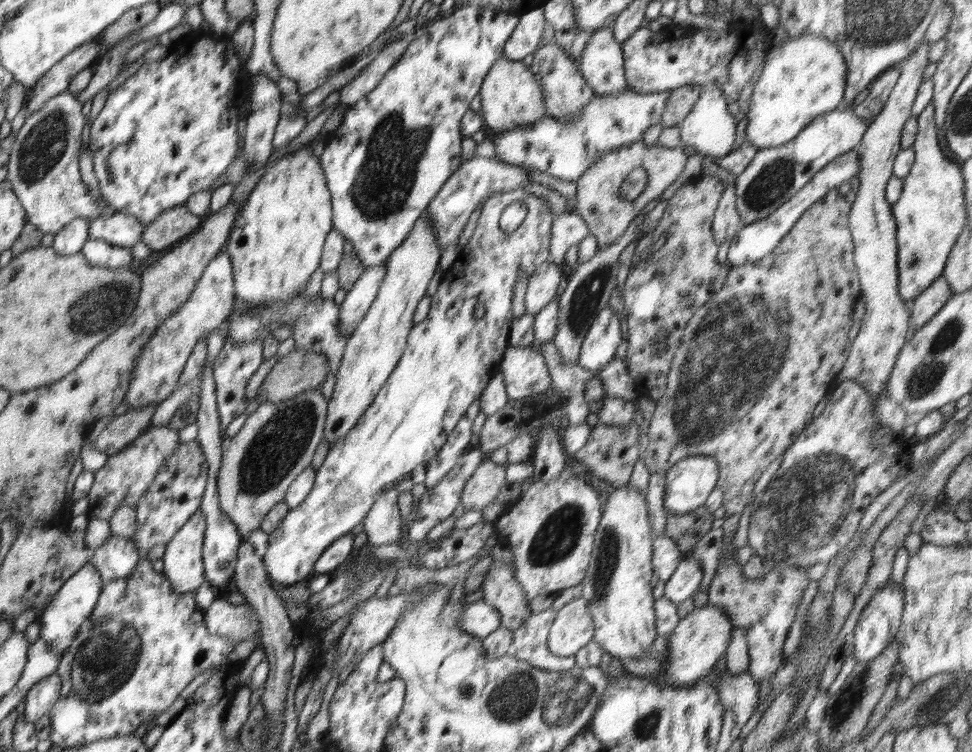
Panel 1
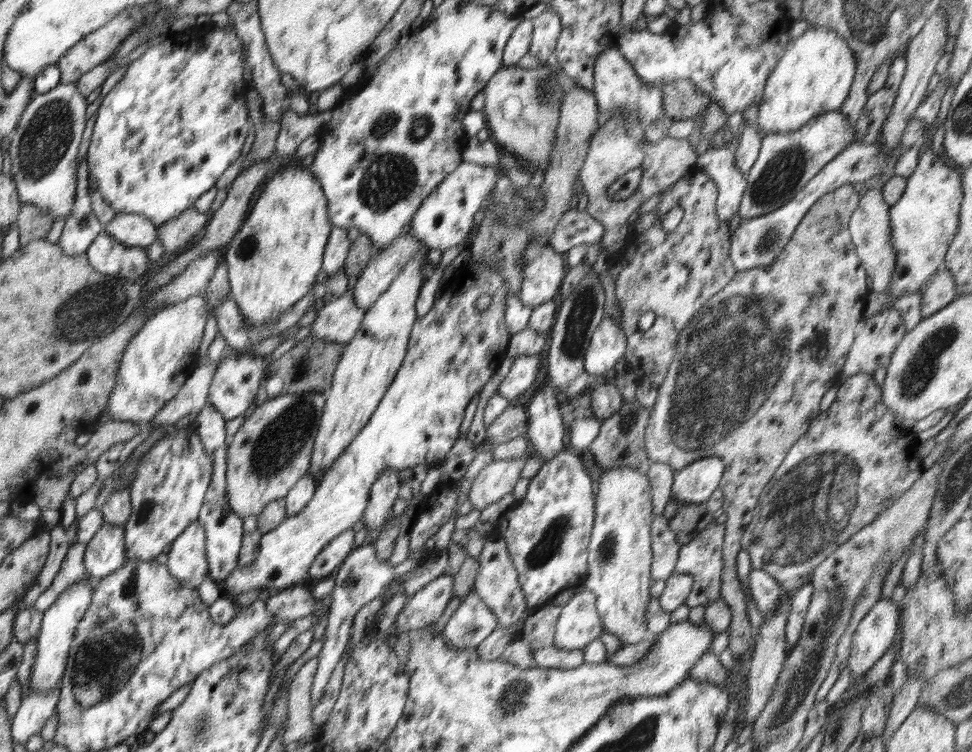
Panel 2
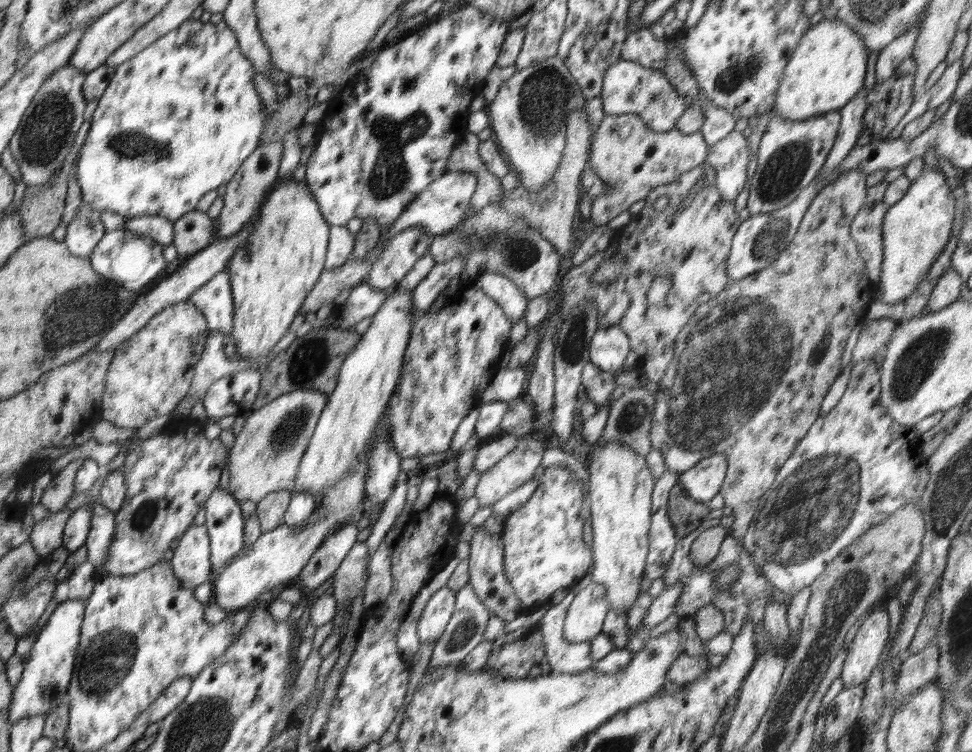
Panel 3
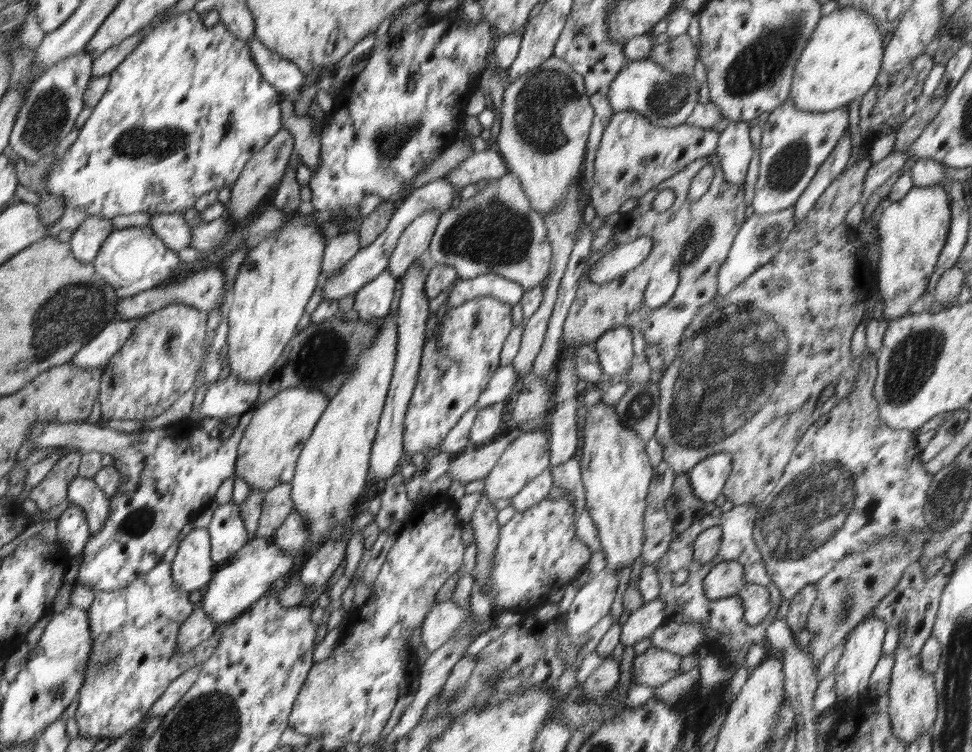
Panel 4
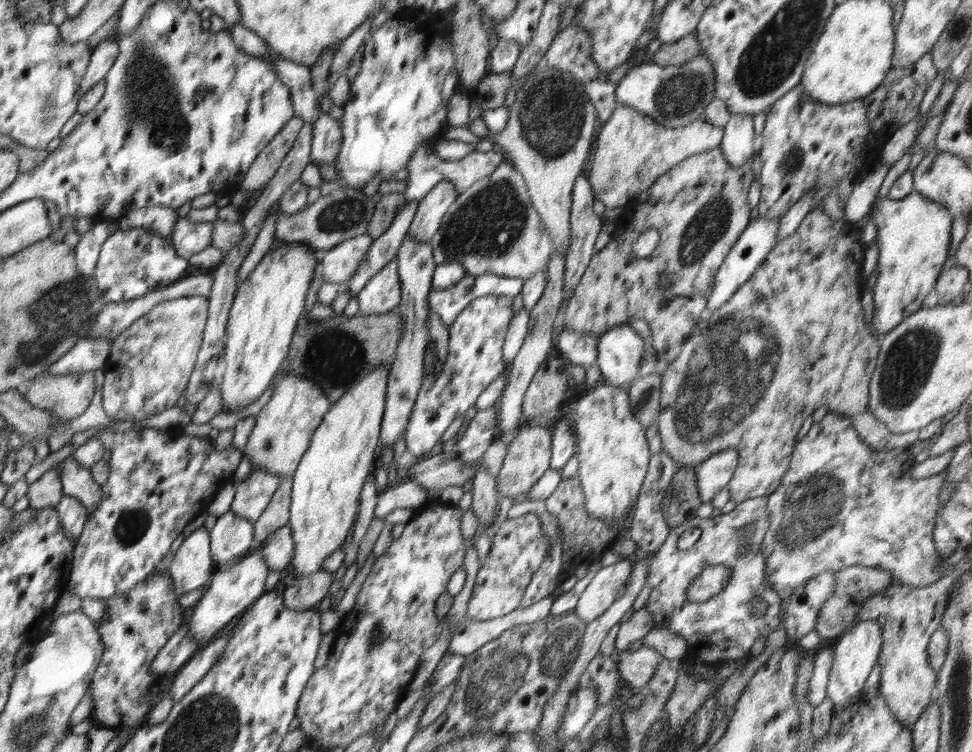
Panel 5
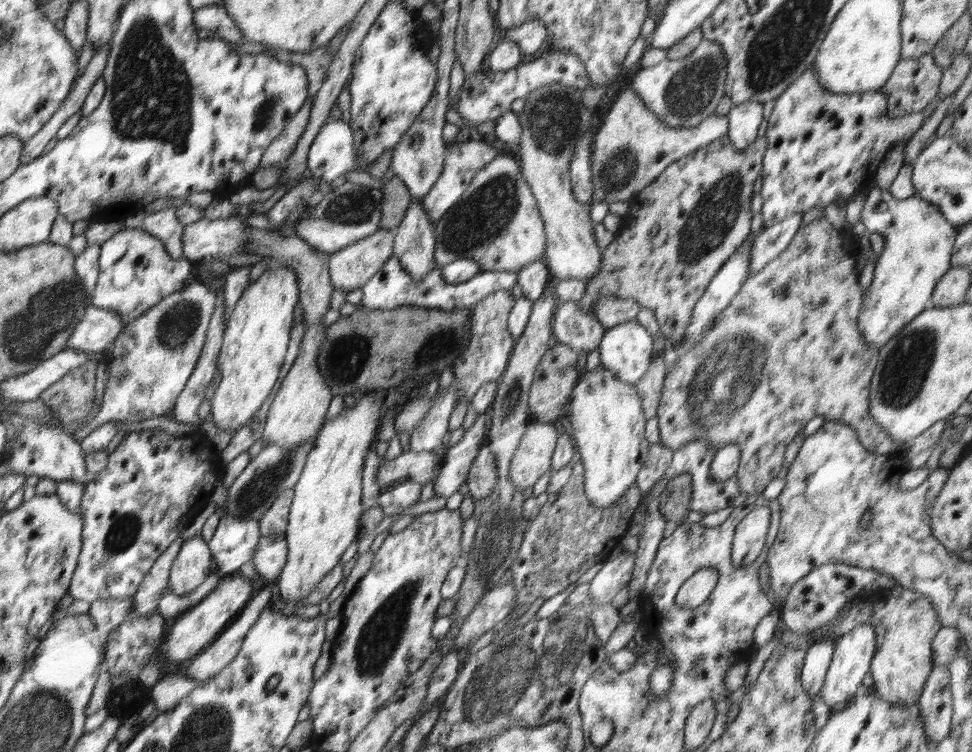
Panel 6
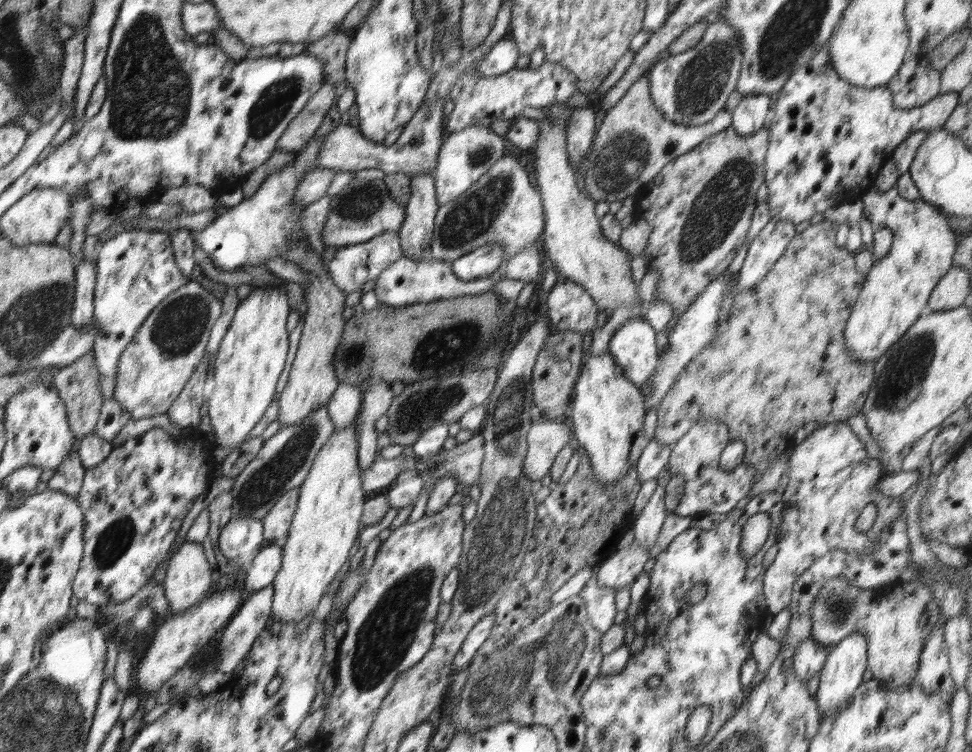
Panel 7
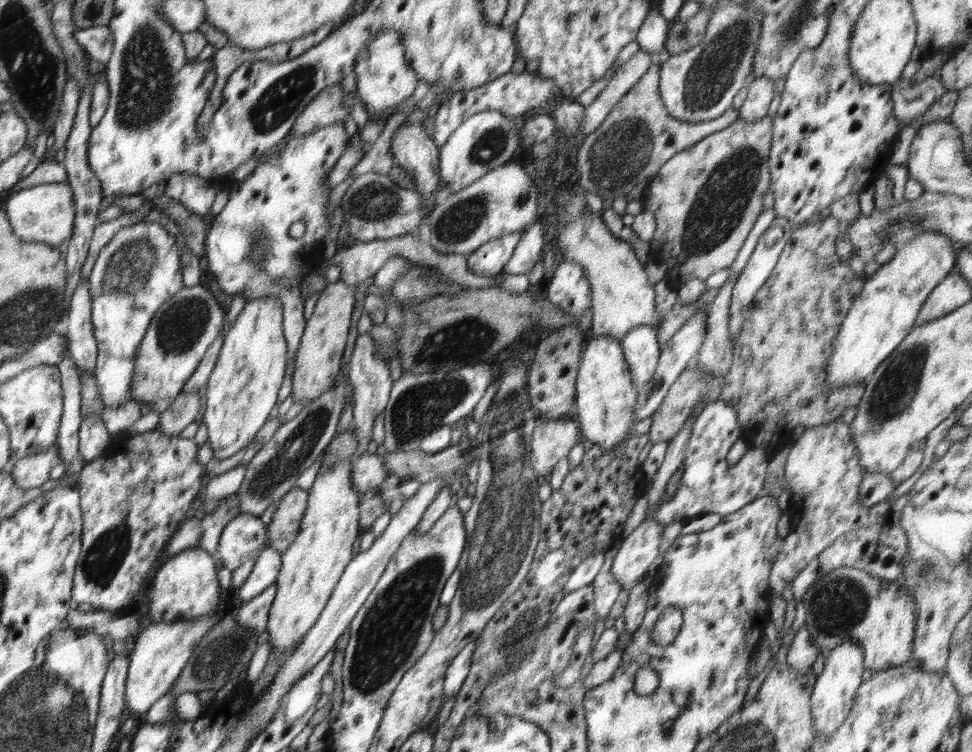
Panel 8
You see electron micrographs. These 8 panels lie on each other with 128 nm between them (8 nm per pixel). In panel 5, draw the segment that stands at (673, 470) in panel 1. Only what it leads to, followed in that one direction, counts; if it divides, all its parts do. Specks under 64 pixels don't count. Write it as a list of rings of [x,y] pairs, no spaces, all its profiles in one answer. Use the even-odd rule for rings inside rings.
[[[736,448],[717,452],[700,464],[696,470],[697,491],[702,503],[710,503],[733,477],[739,461]]]

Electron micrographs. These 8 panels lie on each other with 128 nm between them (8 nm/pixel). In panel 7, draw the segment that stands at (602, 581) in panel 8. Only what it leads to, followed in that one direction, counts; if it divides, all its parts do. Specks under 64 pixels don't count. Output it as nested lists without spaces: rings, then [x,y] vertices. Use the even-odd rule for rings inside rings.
[[[594,575],[589,578],[588,583],[578,595],[586,603],[588,619],[592,622],[592,626],[603,635],[612,626],[615,626],[614,617],[617,613],[615,607],[616,591],[612,588],[600,588],[597,575]]]

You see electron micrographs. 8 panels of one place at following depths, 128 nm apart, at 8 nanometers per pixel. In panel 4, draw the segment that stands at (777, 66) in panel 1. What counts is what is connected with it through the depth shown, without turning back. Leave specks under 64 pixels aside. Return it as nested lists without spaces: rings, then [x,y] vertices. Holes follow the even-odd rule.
[[[847,6],[846,8],[835,8],[828,16],[822,17],[814,32],[811,34],[811,37],[808,39],[798,62],[796,63],[792,84],[790,87],[789,98],[796,103],[796,109],[798,110],[806,110],[807,112],[827,112],[834,109],[844,108],[848,106],[851,100],[854,100],[856,96],[864,96],[870,88],[873,87],[873,84],[876,82],[877,76],[881,71],[883,52],[882,49],[882,40],[885,37],[886,33],[884,33],[880,28],[877,27],[877,20],[874,20],[873,16],[870,16],[868,12],[862,10],[861,8],[854,8],[852,6]]]

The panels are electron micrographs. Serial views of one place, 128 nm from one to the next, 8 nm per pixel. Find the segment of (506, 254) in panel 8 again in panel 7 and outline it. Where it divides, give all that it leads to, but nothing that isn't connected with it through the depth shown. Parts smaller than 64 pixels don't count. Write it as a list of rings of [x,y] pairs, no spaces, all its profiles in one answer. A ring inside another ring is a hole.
[[[498,244],[484,245],[473,252],[451,262],[452,272],[464,281],[488,276],[504,260],[504,247]]]

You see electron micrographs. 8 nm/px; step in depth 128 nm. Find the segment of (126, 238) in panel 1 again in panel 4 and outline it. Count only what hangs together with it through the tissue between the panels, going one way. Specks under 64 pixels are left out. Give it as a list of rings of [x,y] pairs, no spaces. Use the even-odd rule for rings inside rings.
[[[155,213],[149,220],[153,233],[164,242],[166,247],[178,253],[190,247],[192,242],[191,226],[179,213]]]

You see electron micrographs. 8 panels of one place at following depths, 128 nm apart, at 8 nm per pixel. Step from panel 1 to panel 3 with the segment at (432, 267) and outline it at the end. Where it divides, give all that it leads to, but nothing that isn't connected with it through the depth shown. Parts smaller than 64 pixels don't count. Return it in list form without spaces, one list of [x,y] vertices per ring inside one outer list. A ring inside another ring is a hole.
[[[395,287],[377,313],[371,317],[371,324],[356,346],[346,355],[339,370],[338,384],[328,395],[326,406],[322,409],[314,434],[301,458],[292,492],[309,492],[316,501],[322,500],[326,491],[329,491],[329,488],[332,488],[351,471],[351,468],[357,463],[357,458],[365,451],[374,427],[399,382],[409,343],[409,333],[413,326],[412,307],[412,293],[410,291],[400,292]]]

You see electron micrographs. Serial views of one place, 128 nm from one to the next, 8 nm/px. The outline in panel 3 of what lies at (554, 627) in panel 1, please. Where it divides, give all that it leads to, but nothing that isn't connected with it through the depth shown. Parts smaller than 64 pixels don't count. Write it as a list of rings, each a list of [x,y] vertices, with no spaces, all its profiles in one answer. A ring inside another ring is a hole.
[[[591,583],[575,595],[563,625],[564,640],[586,642],[601,634],[610,605],[604,585]]]

